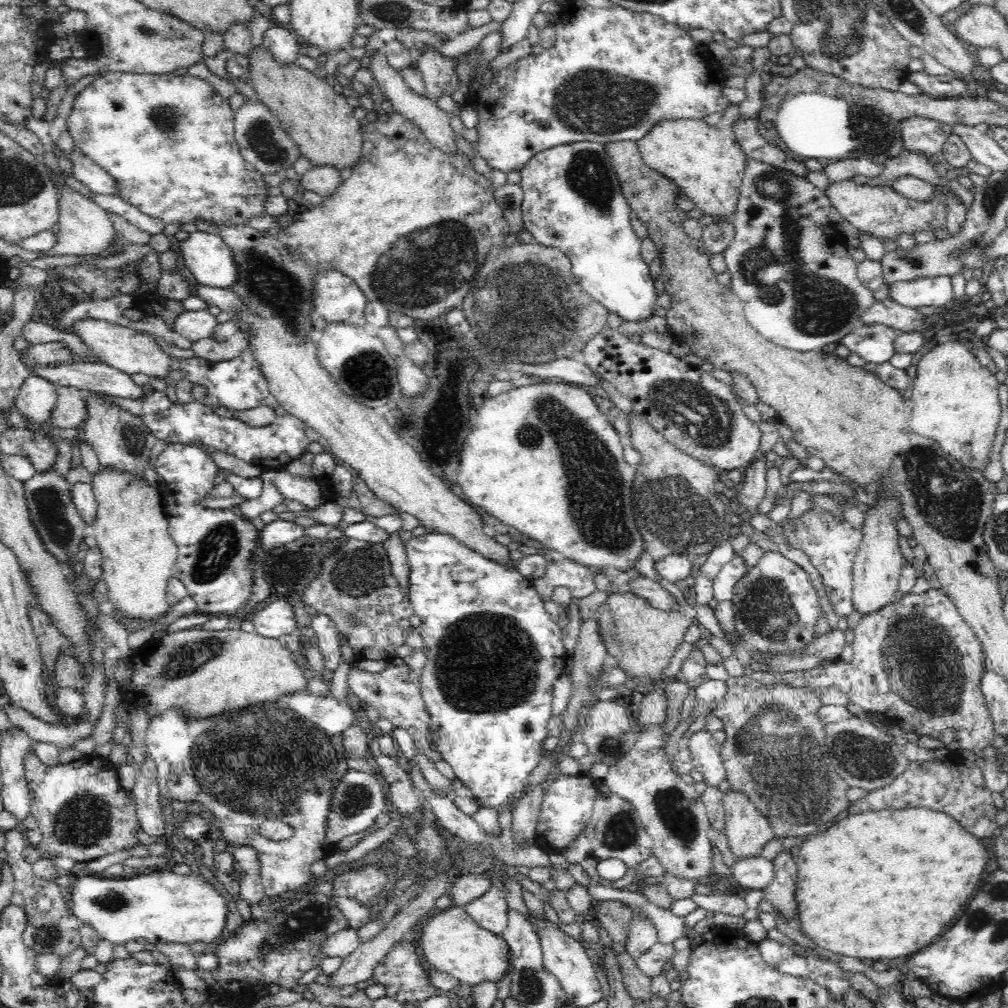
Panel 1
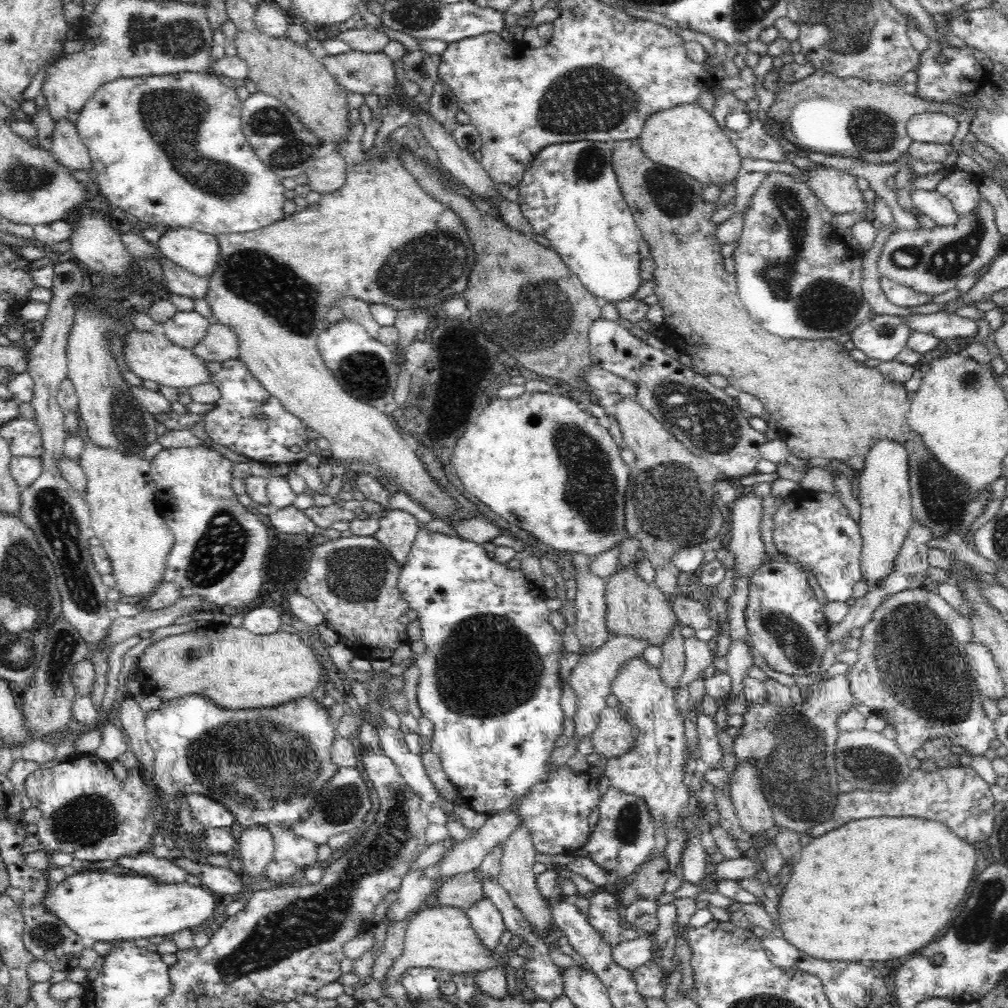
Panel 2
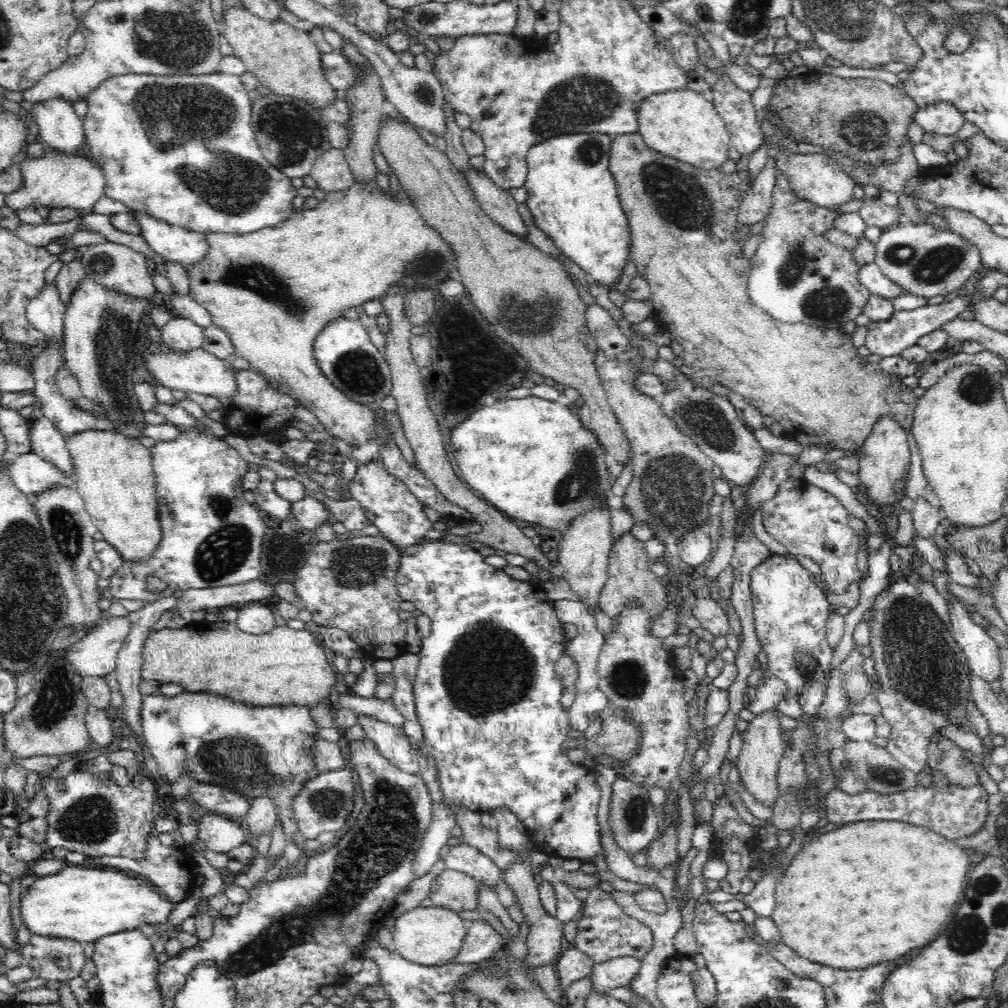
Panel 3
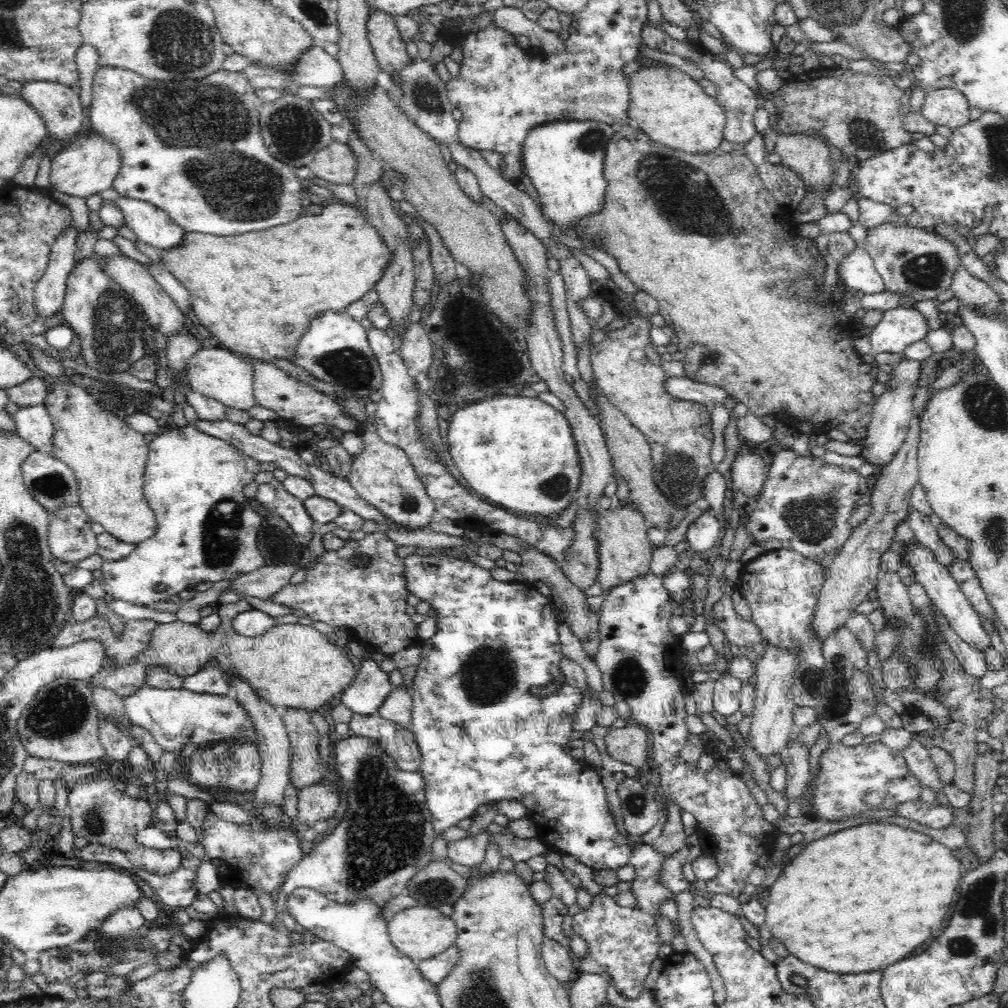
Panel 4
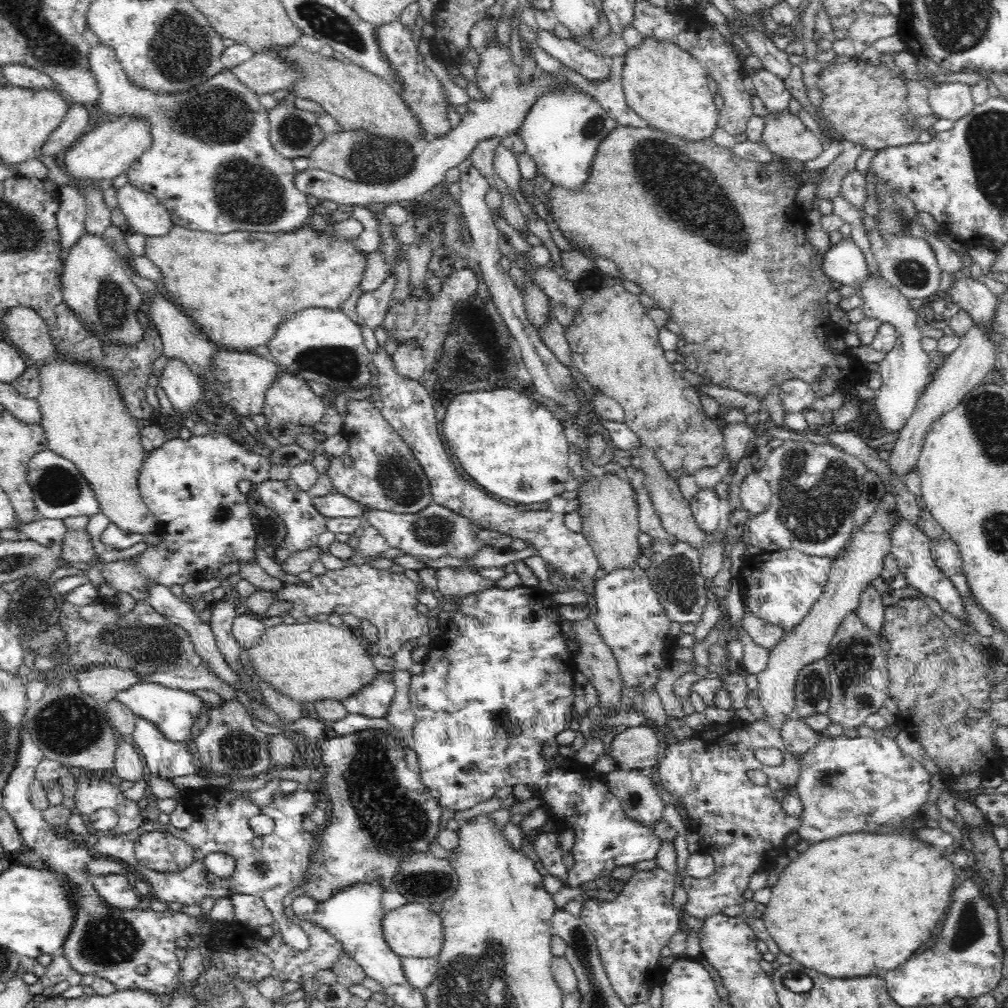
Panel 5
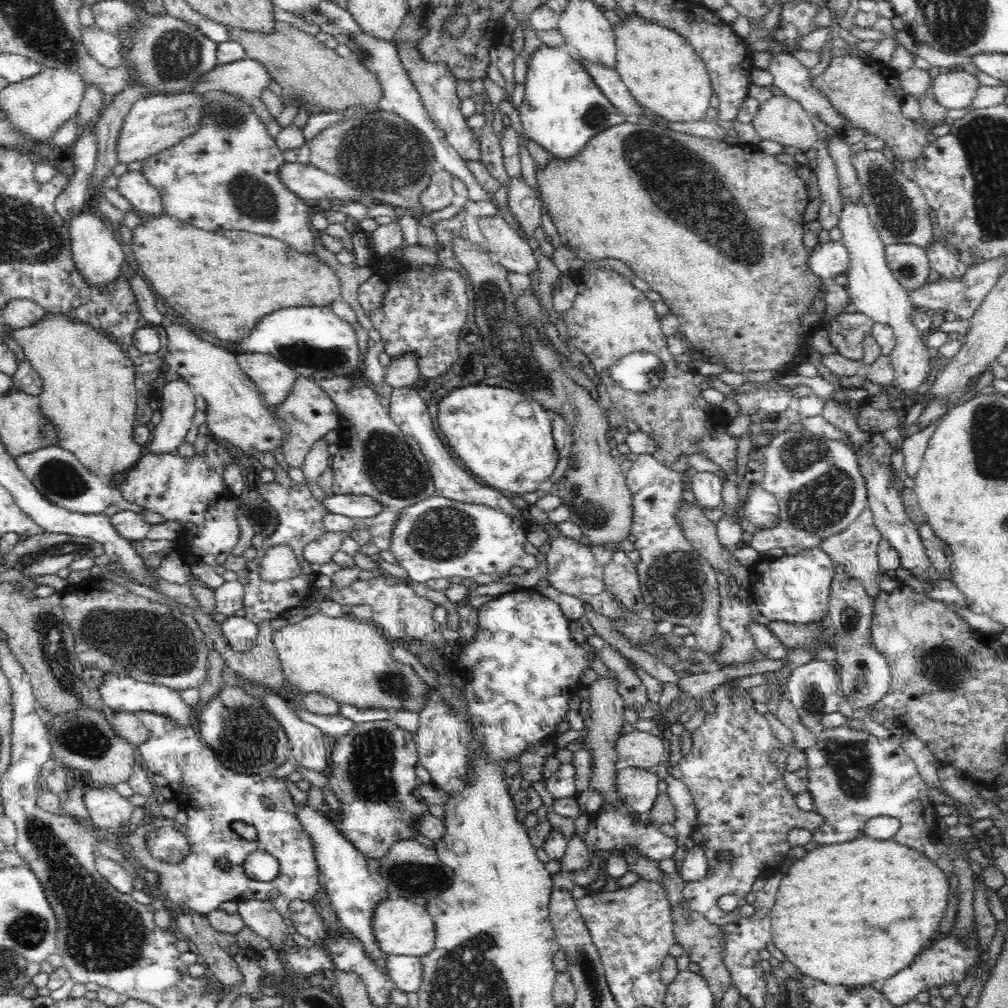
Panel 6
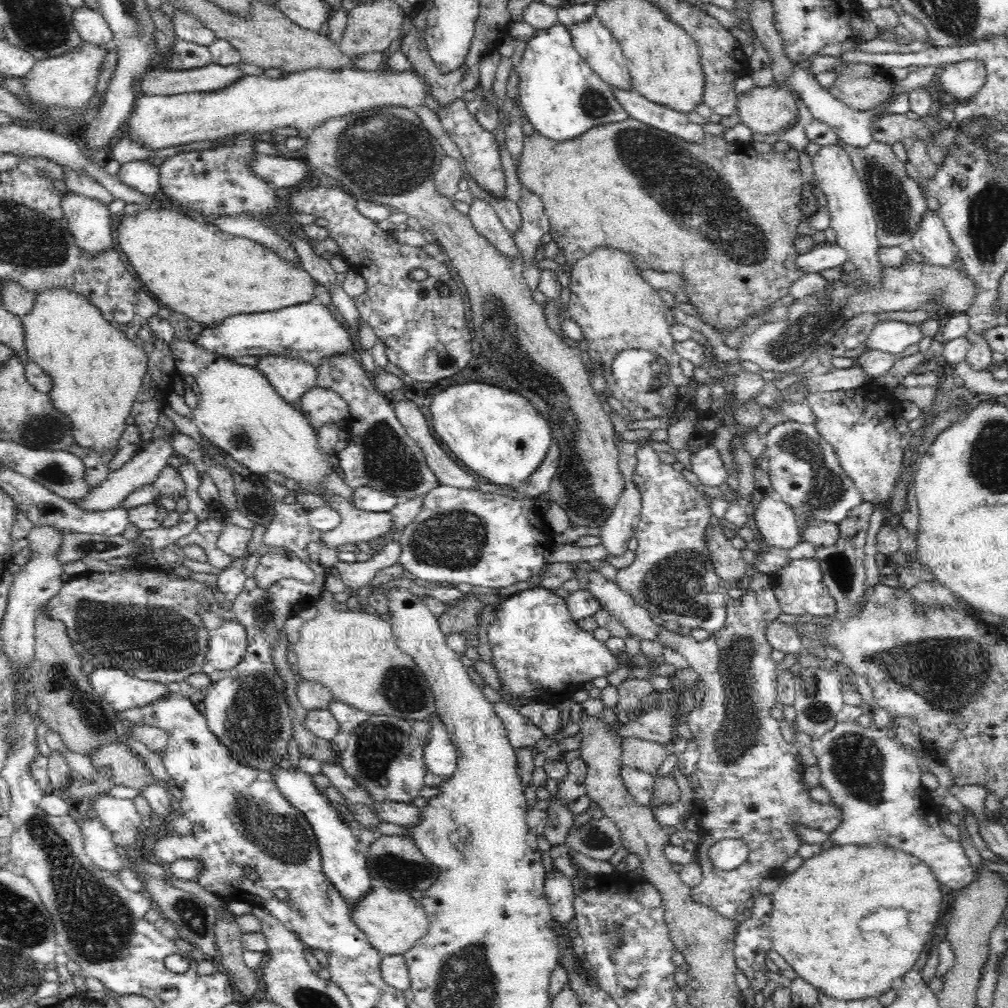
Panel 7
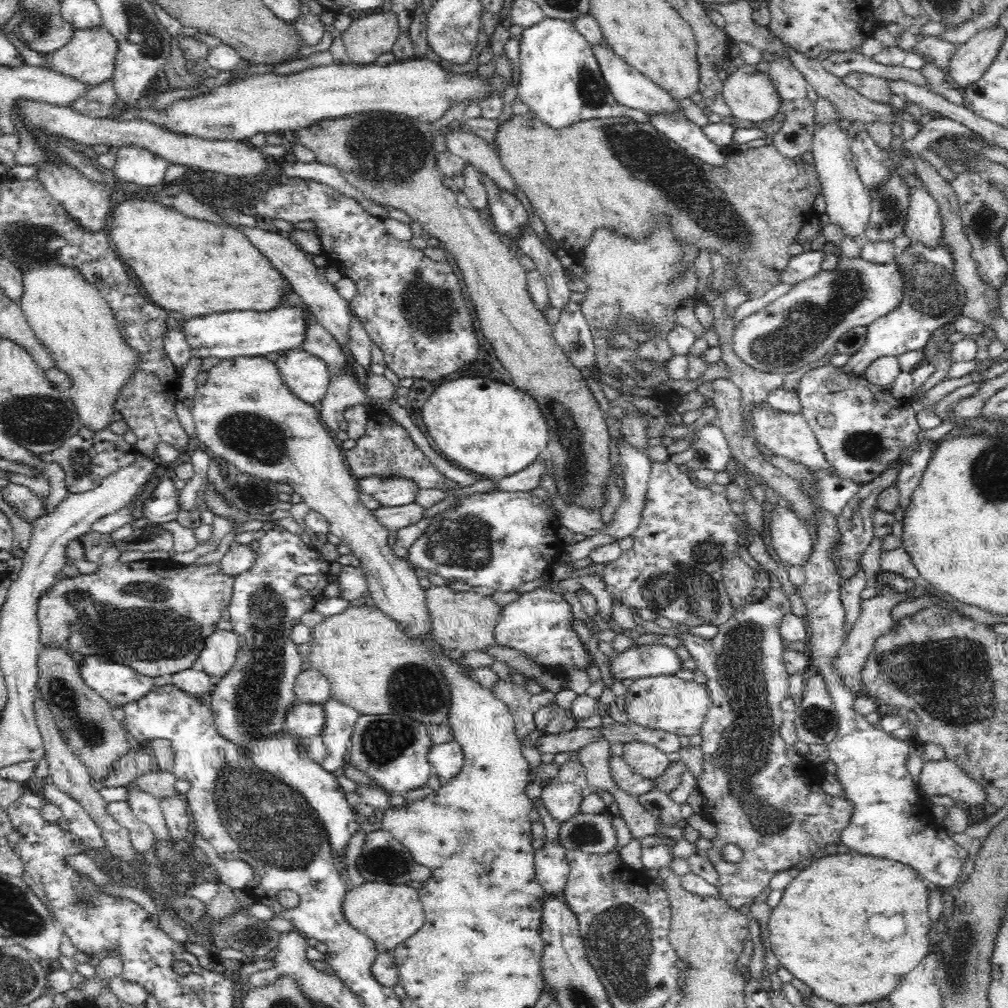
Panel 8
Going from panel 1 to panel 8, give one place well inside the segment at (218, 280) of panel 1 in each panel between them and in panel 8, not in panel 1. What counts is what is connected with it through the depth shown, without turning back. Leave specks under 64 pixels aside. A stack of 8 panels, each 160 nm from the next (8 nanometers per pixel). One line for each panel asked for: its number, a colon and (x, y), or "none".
2: (198, 252)
3: (174, 243)
4: (152, 225)
5: (145, 214)
6: (147, 202)
7: (142, 175)
8: (137, 165)

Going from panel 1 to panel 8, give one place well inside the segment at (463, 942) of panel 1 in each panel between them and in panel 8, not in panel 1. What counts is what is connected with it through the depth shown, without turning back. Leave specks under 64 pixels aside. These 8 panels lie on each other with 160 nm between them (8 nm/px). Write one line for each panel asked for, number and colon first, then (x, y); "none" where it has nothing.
2: (442, 938)
3: (432, 936)
4: (423, 932)
5: (413, 930)
6: (401, 927)
7: (393, 921)
8: (387, 913)

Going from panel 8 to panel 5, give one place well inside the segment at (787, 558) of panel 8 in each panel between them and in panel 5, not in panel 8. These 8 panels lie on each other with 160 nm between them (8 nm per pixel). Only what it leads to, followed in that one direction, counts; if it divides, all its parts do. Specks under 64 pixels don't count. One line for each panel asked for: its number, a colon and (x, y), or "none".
5: (755, 492)
6: (761, 508)
7: (776, 521)

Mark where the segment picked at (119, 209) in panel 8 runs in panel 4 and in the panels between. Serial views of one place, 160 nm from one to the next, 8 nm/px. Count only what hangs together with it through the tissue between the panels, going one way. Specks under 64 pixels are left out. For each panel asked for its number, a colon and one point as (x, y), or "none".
4: (256, 293)
5: (237, 287)
6: (223, 281)
7: (192, 267)

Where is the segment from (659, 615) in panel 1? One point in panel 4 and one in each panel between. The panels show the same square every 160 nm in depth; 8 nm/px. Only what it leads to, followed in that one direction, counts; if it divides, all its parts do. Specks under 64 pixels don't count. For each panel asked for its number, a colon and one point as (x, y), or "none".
2: (634, 607)
3: (630, 580)
4: (624, 552)

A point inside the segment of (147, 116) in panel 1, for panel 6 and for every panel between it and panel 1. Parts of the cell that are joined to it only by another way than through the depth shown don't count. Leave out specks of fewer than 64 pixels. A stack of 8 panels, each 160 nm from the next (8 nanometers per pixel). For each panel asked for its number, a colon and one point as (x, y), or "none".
2: (169, 149)
3: (181, 148)
4: (193, 148)
5: (212, 164)
6: (225, 175)

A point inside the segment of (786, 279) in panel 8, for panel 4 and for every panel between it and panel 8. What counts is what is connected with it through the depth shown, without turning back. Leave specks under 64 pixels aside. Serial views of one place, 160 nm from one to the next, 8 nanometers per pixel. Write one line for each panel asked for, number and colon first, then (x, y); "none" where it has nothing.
4: (857, 270)
5: (844, 263)
6: (828, 260)
7: (823, 256)

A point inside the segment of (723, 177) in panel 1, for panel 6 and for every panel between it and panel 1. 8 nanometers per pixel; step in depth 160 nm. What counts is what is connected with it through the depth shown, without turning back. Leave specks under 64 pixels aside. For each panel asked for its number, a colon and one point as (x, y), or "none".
2: (686, 137)
3: (683, 124)
4: (672, 108)
5: (665, 85)
6: (661, 69)

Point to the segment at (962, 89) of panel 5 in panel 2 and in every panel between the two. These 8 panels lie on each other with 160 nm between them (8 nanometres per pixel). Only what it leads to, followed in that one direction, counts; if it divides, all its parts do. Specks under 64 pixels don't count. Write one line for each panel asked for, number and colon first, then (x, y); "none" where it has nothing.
2: (937, 127)
3: (942, 118)
4: (947, 106)

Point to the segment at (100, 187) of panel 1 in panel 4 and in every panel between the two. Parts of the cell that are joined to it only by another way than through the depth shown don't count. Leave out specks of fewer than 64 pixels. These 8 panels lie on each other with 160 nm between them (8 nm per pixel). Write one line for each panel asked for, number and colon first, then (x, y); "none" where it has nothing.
2: (68, 148)
3: (59, 126)
4: (59, 105)

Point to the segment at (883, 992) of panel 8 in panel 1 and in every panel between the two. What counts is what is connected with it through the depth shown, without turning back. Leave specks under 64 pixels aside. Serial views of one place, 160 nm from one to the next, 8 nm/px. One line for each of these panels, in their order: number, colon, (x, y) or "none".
1: (883, 884)
2: (876, 889)
3: (870, 891)
4: (859, 900)
5: (859, 905)
6: (854, 914)
7: (851, 920)

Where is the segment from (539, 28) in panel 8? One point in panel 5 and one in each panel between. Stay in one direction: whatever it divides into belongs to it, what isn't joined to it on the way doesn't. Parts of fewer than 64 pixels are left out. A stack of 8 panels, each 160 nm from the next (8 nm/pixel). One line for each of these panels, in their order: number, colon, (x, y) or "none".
5: (562, 131)
6: (562, 108)
7: (562, 97)

